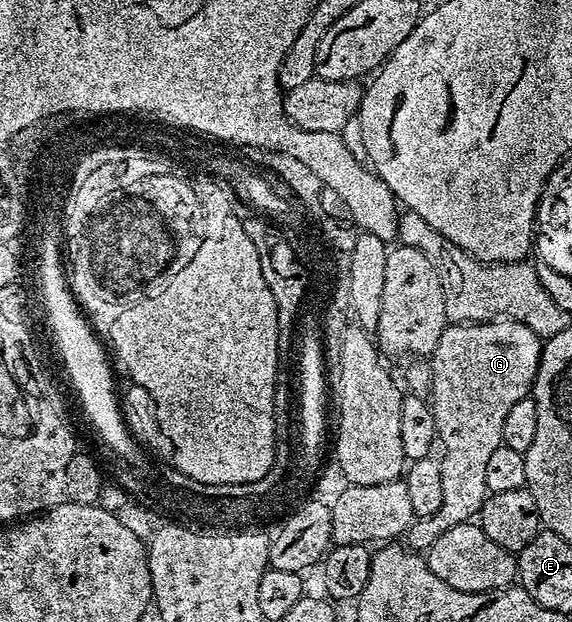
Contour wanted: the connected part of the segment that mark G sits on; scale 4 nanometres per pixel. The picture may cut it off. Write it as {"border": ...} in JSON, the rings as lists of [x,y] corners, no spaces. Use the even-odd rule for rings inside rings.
{"border":[[[512,318],[456,322],[444,327],[429,355],[429,401],[440,450],[437,461],[441,468],[441,508],[431,518],[411,523],[405,542],[412,551],[430,550],[439,534],[478,515],[488,496],[485,463],[493,448],[503,445],[501,428],[509,408],[532,393],[542,351],[539,335]]]}

